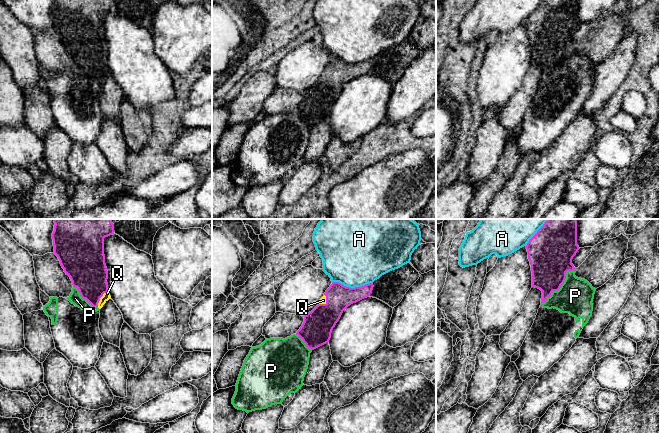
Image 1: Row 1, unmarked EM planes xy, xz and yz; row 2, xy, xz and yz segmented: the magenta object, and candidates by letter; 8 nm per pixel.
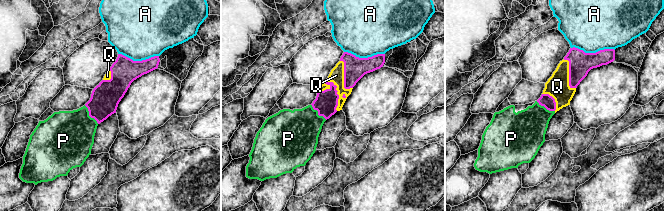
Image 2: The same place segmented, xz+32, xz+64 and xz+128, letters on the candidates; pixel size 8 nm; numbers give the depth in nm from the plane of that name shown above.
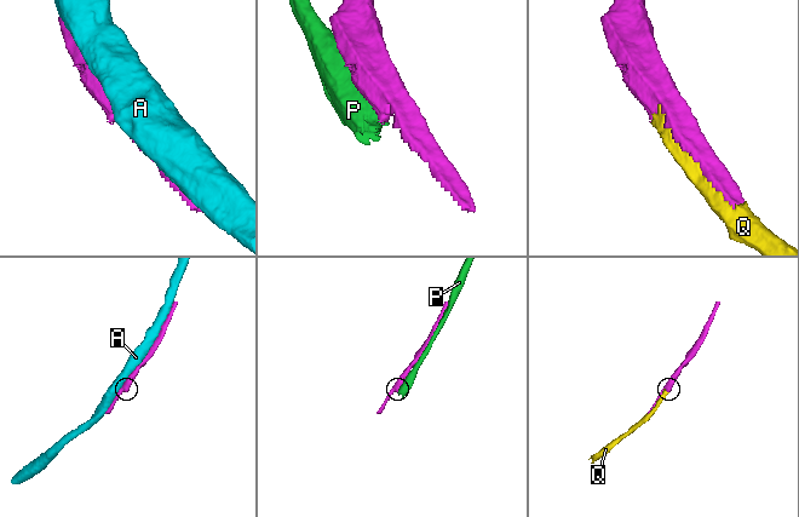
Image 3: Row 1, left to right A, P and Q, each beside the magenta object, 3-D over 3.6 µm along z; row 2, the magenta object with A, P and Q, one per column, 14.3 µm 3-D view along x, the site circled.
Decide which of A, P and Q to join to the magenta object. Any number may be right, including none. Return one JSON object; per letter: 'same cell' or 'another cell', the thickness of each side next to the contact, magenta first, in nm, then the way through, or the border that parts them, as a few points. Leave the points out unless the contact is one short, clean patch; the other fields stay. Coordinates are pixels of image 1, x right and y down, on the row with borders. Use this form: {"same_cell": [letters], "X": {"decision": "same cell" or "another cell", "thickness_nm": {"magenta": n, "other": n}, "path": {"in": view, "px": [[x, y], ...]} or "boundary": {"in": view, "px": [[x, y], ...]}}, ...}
{"same_cell": ["Q"], "A": {"decision": "another cell", "thickness_nm": {"magenta": 200, "other": 480}}, "P": {"decision": "another cell", "thickness_nm": {"magenta": 340, "other": 280}}, "Q": {"decision": "same cell", "thickness_nm": {"magenta": 300, "other": 60}}}

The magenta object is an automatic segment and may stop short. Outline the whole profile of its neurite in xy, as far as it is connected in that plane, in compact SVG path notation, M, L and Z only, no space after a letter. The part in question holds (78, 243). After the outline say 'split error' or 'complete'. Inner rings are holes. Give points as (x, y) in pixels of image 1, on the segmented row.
M54 219L54 223L54 254L81 297L101 309L111 299L104 238L114 233L112 220Z; split error

